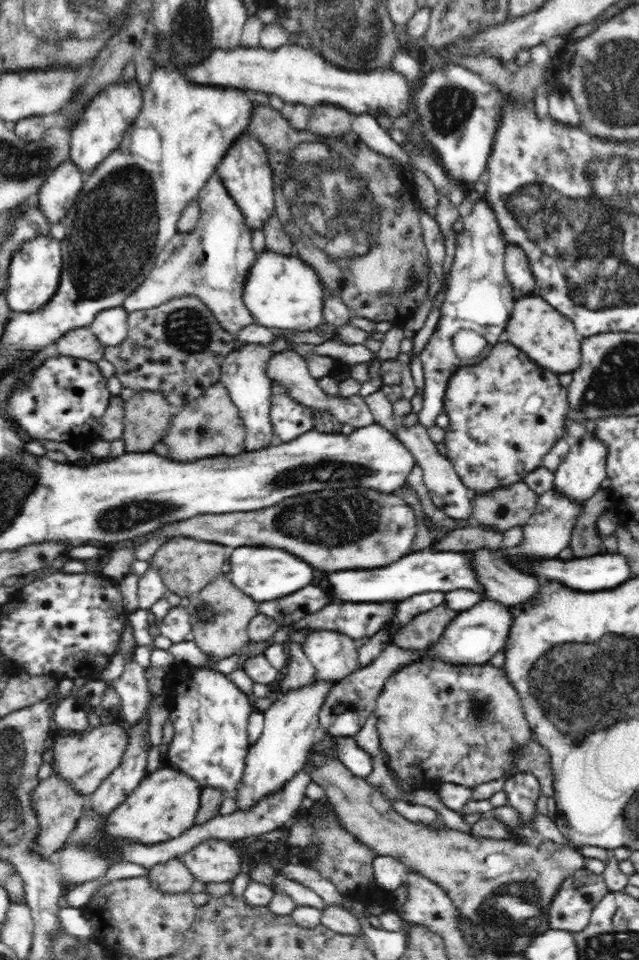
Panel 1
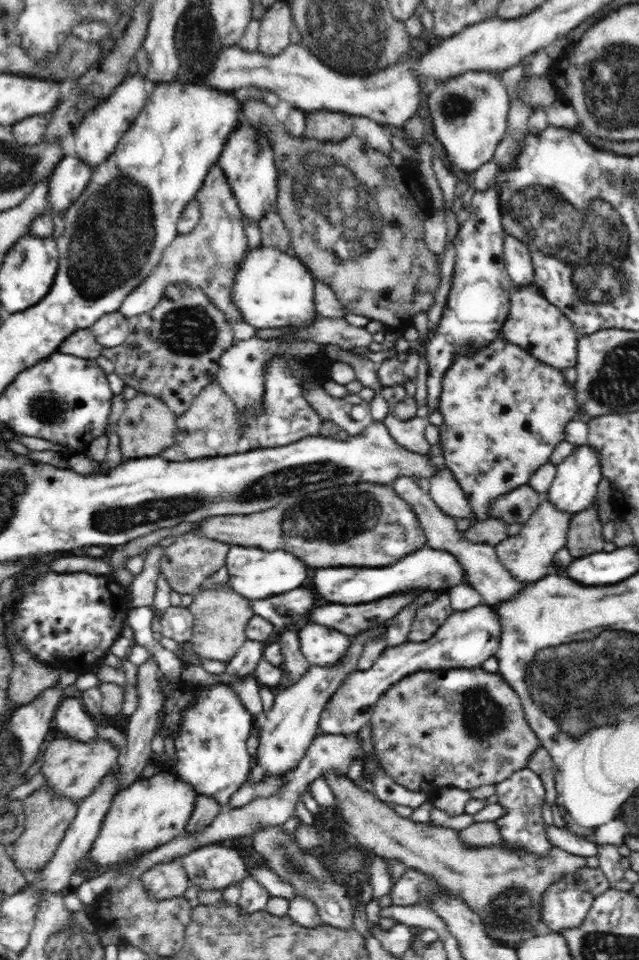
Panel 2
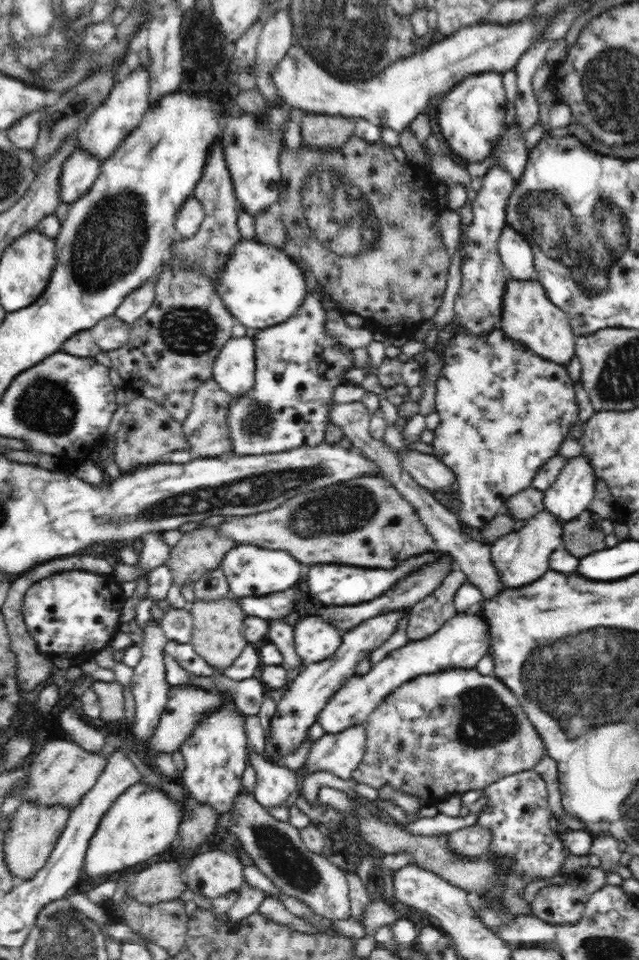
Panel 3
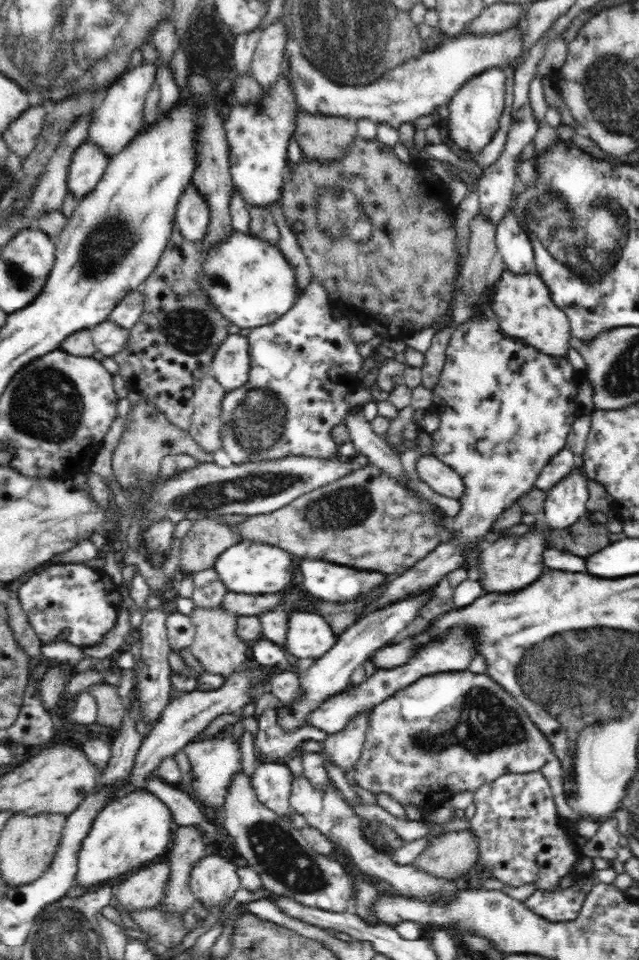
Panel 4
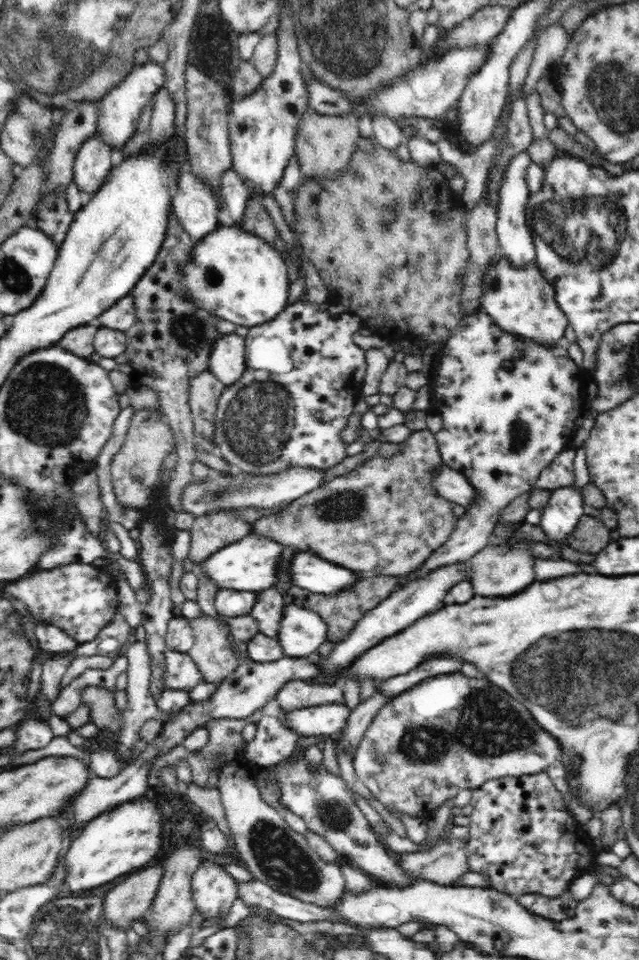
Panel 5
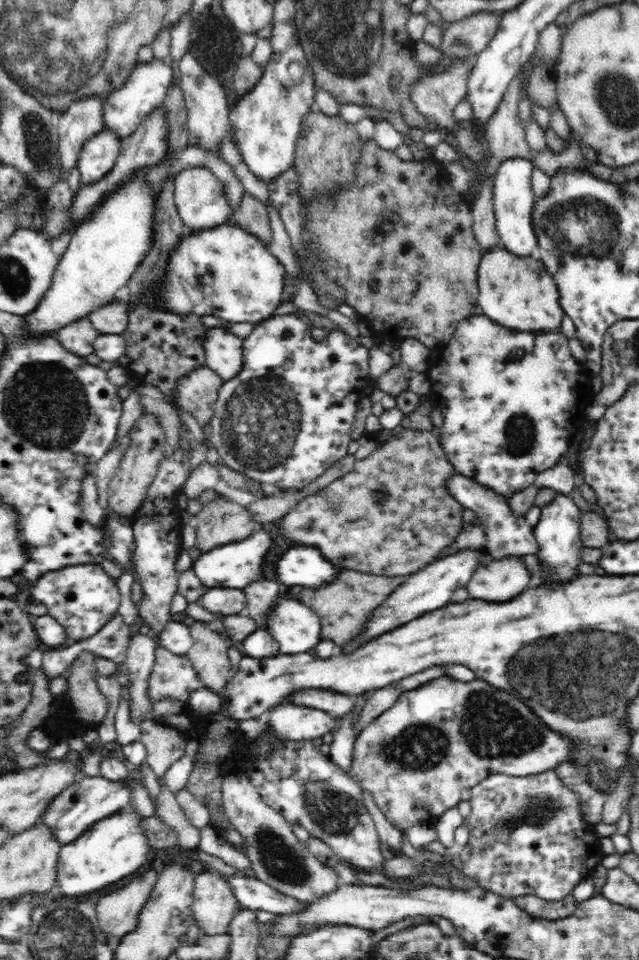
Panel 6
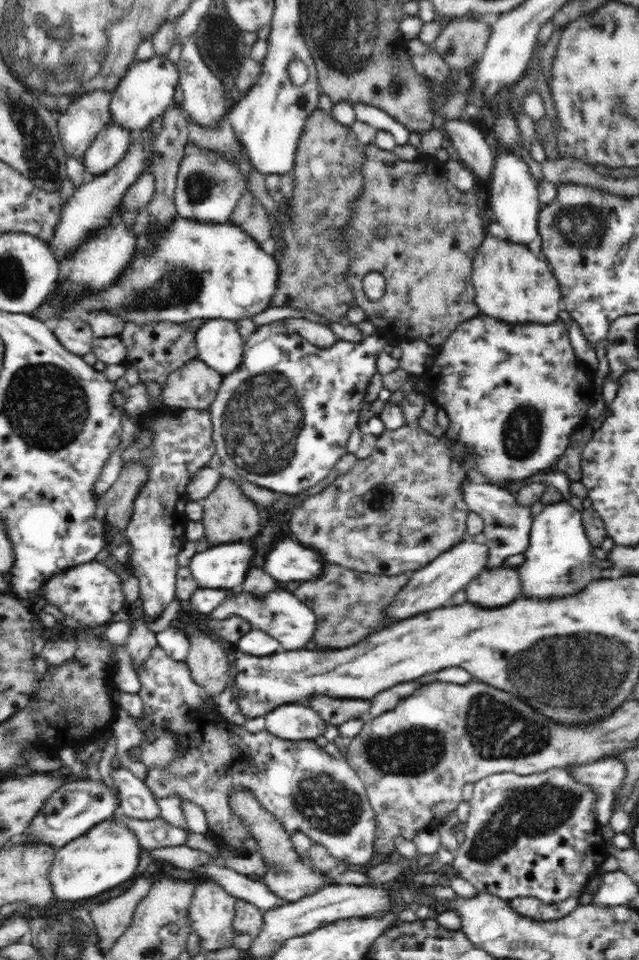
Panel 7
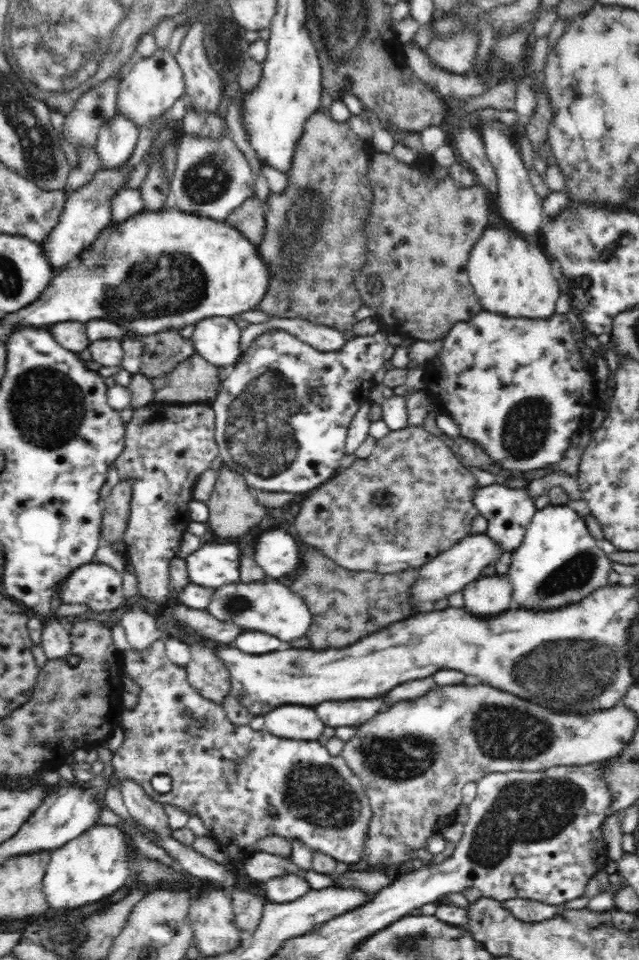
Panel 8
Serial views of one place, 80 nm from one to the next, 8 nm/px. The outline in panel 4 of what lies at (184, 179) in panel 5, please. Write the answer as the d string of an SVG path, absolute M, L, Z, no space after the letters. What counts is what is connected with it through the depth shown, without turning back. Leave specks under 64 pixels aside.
M192 184L181 194L177 202L174 226L184 239L189 242L200 242L208 229L208 204L206 198Z

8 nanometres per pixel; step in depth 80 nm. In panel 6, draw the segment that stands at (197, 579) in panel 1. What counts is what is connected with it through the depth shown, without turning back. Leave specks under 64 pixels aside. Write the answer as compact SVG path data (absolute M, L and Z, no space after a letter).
M232 500L208 502L192 518L196 534L194 547L200 554L244 540L254 533L248 510Z

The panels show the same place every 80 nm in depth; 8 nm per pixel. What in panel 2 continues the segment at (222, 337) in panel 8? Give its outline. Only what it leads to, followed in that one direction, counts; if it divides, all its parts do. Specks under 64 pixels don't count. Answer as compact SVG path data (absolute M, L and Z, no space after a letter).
M260 337L237 340L219 358L219 367L216 372L217 384L220 384L220 387L235 402L240 414L256 417L263 403L263 394L265 393L264 366L267 366L268 358L272 358L274 353L305 355L319 353L321 346L322 344L315 344L315 342L277 342L276 340L264 340Z

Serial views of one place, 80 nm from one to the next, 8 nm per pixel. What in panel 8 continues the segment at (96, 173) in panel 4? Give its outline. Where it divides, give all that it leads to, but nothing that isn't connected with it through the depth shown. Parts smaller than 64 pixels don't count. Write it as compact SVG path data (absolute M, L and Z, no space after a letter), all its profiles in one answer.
M117 113L99 131L94 148L100 166L93 169L106 171L126 164L136 148L138 136L139 128Z

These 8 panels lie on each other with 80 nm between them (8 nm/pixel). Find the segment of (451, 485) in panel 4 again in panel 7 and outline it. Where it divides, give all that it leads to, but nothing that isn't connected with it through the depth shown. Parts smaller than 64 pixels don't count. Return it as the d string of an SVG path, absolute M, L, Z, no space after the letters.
M466 480L462 484L462 495L468 508L483 518L483 531L480 533L480 538L488 547L488 568L498 568L509 556L522 554L528 550L533 518L529 507L518 505L515 495L508 488Z

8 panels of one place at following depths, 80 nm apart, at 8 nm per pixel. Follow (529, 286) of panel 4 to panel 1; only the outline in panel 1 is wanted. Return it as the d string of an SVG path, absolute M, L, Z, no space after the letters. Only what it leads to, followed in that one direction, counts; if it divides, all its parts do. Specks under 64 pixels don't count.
M536 294L521 296L515 301L503 339L524 351L536 364L557 375L571 373L581 365L581 342L574 323Z

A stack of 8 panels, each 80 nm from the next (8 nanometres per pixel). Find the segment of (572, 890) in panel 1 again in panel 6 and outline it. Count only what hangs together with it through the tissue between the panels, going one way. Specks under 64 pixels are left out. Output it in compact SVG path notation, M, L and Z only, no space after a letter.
M572 894L564 896L559 901L544 901L534 895L515 897L516 904L534 918L556 920L568 918L576 909L579 903Z

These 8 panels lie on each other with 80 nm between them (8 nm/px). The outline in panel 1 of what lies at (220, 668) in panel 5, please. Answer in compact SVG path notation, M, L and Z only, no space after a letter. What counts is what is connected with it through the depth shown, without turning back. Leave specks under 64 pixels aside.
M228 574L218 575L199 594L193 595L189 600L190 604L186 606L185 610L189 613L191 619L195 644L204 654L209 657L219 657L220 659L228 658L237 654L250 641L248 626L260 614L260 604L237 590L236 586L232 585Z

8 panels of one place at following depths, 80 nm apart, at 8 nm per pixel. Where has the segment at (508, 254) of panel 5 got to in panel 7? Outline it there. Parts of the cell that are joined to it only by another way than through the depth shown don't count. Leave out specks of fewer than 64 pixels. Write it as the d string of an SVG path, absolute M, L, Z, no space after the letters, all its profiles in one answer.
M500 151L492 172L492 183L485 187L489 192L490 215L506 232L511 243L528 247L539 234L539 212L542 204L539 199L537 182L533 178L524 159L514 152Z

